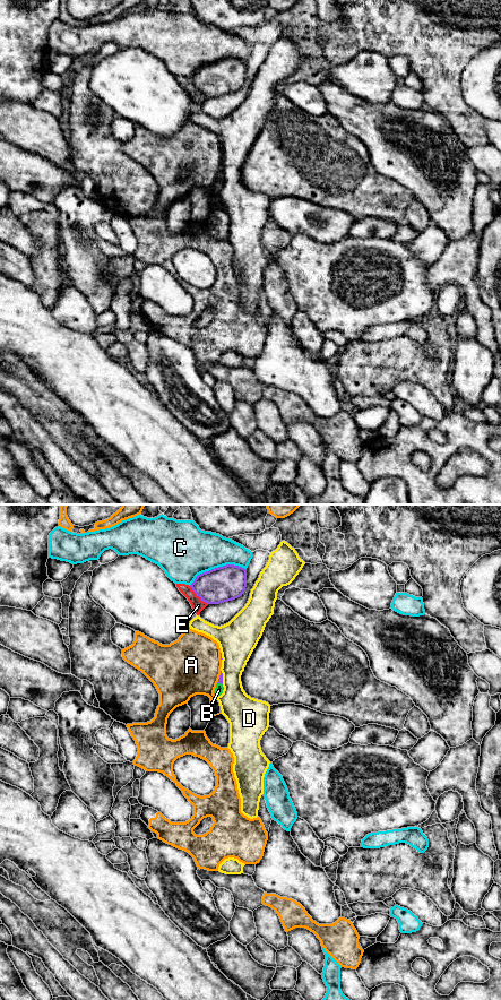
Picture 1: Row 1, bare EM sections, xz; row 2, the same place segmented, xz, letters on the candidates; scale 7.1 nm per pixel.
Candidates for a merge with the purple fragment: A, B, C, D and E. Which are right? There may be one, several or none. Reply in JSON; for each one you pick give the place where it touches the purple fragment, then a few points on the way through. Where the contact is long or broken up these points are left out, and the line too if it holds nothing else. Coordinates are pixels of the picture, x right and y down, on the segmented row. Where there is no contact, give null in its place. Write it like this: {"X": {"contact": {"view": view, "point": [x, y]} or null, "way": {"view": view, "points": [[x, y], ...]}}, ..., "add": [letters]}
{"add": []}

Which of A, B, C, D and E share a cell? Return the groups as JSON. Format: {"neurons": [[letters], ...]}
{"neurons": [["A"], ["B", "E"], ["C"], ["D"]]}

